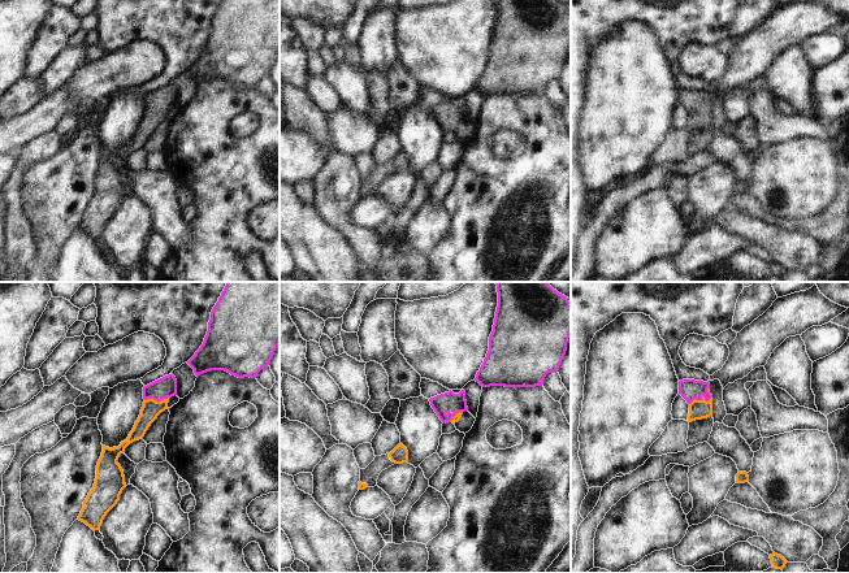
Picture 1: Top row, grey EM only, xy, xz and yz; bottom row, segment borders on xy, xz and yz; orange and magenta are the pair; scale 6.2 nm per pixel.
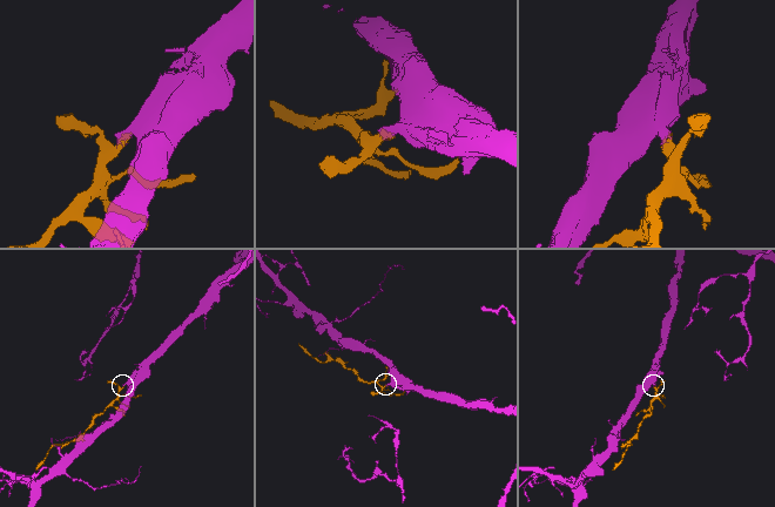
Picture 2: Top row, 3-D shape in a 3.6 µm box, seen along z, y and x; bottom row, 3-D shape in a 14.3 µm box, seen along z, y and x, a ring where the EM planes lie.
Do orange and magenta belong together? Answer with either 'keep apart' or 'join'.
join

